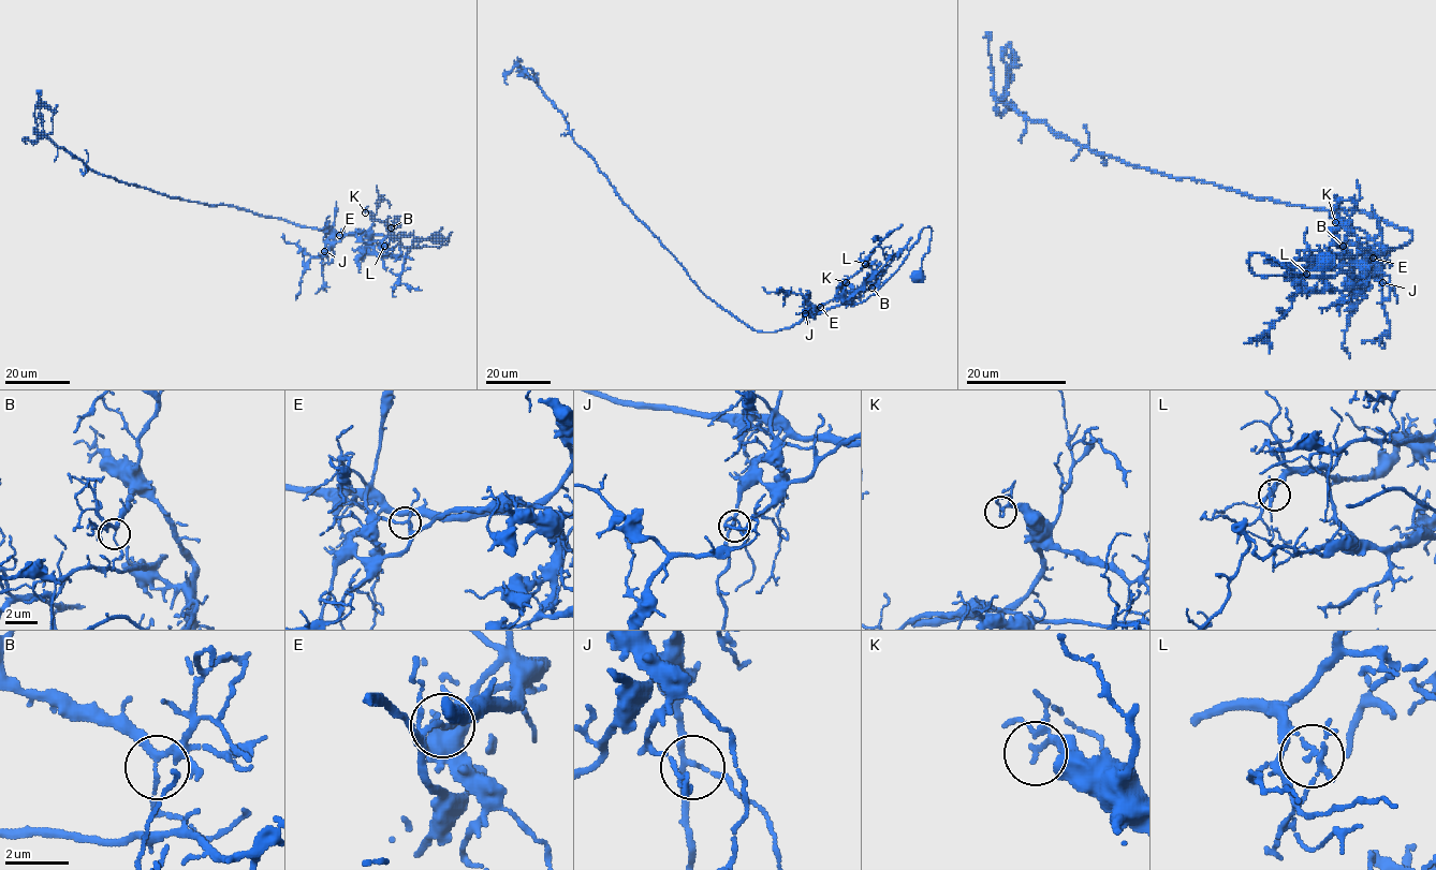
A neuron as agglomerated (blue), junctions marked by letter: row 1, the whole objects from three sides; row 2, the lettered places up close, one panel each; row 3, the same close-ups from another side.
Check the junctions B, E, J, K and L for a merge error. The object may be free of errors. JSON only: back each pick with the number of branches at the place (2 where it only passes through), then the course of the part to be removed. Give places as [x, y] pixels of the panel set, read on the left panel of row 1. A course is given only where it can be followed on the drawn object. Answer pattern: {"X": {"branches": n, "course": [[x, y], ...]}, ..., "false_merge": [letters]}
{"E": {"branches": 3, "course": [[339, 236], [355, 233], [412, 236], [413, 245], [405, 255], [399, 281], [421, 290]]}, "false_merge": ["E"]}

